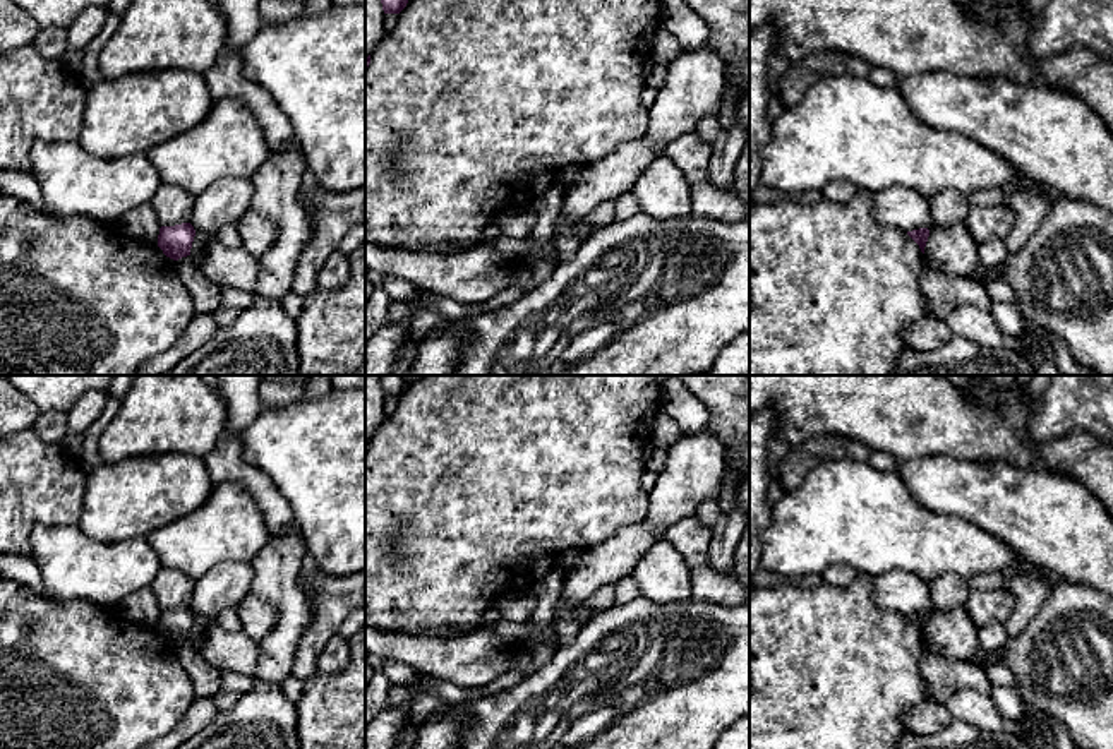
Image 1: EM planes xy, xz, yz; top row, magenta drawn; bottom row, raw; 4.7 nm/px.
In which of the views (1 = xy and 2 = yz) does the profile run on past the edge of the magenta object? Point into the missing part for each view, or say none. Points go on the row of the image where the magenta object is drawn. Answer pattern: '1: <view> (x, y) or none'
1: none
2: none

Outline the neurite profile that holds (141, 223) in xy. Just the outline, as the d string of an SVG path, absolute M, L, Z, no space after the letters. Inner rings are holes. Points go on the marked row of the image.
M149 202L129 211L117 221L117 226L129 235L130 238L147 243L158 245L159 235L159 221L156 213Z

